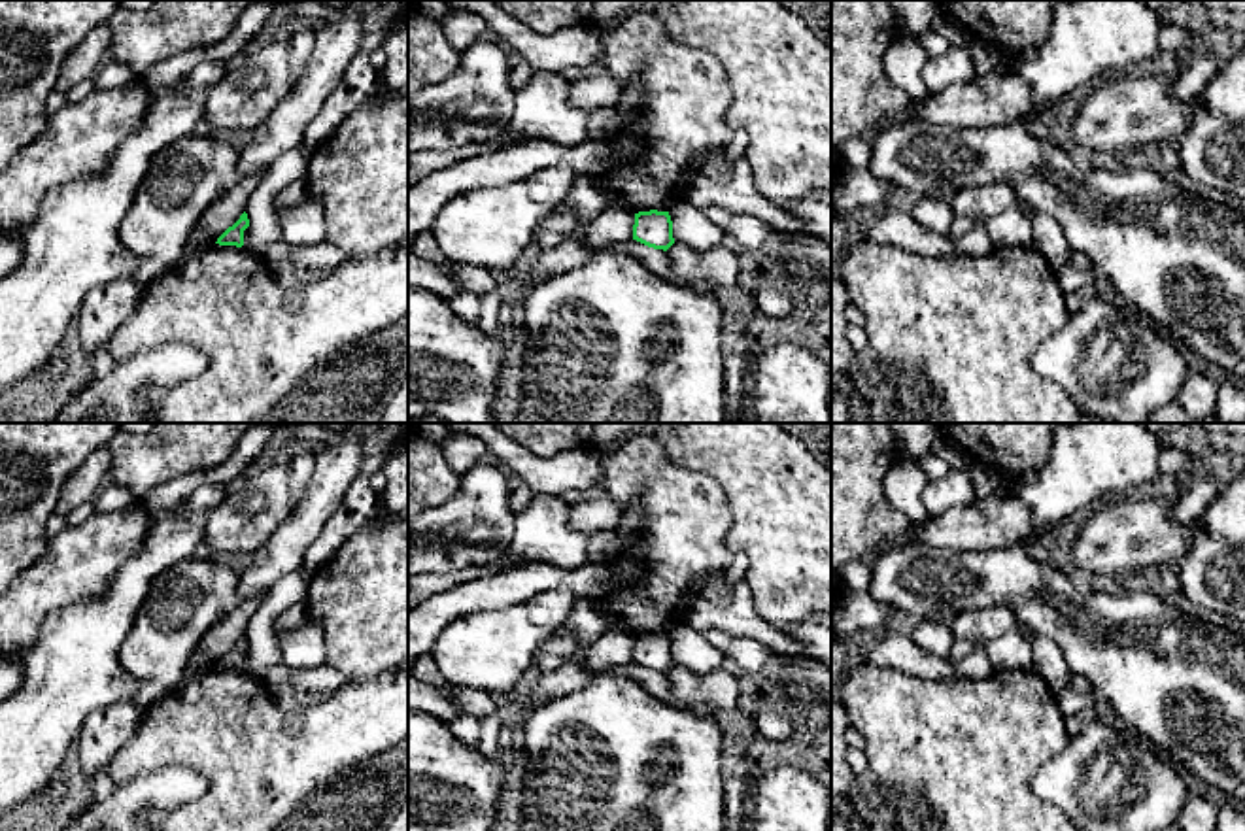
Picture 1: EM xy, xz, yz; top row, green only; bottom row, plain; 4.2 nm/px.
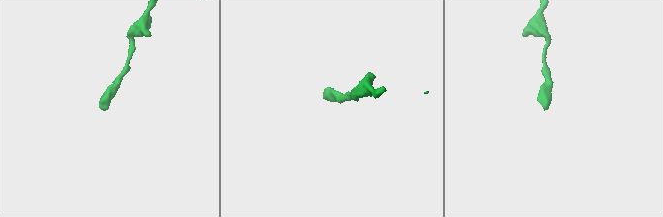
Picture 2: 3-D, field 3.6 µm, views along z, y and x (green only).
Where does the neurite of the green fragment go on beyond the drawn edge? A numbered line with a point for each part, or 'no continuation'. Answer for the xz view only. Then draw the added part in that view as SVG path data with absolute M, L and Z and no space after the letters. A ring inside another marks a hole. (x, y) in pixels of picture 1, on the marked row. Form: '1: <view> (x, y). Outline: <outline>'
no continuation

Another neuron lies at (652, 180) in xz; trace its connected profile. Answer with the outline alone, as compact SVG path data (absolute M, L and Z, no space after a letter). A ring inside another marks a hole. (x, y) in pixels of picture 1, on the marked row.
M633 11L603 30L603 66L622 87L642 81L631 123L642 123L646 142L639 155L614 161L595 178L608 202L625 212L669 212L684 200L693 178L707 172L733 138L725 121L731 104L725 68L712 53L671 42L661 19L644 11Z

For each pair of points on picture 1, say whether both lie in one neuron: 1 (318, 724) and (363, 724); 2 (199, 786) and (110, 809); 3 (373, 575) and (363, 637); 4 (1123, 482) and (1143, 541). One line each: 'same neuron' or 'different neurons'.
1: same neuron
2: same neuron
3: same neuron
4: different neurons

